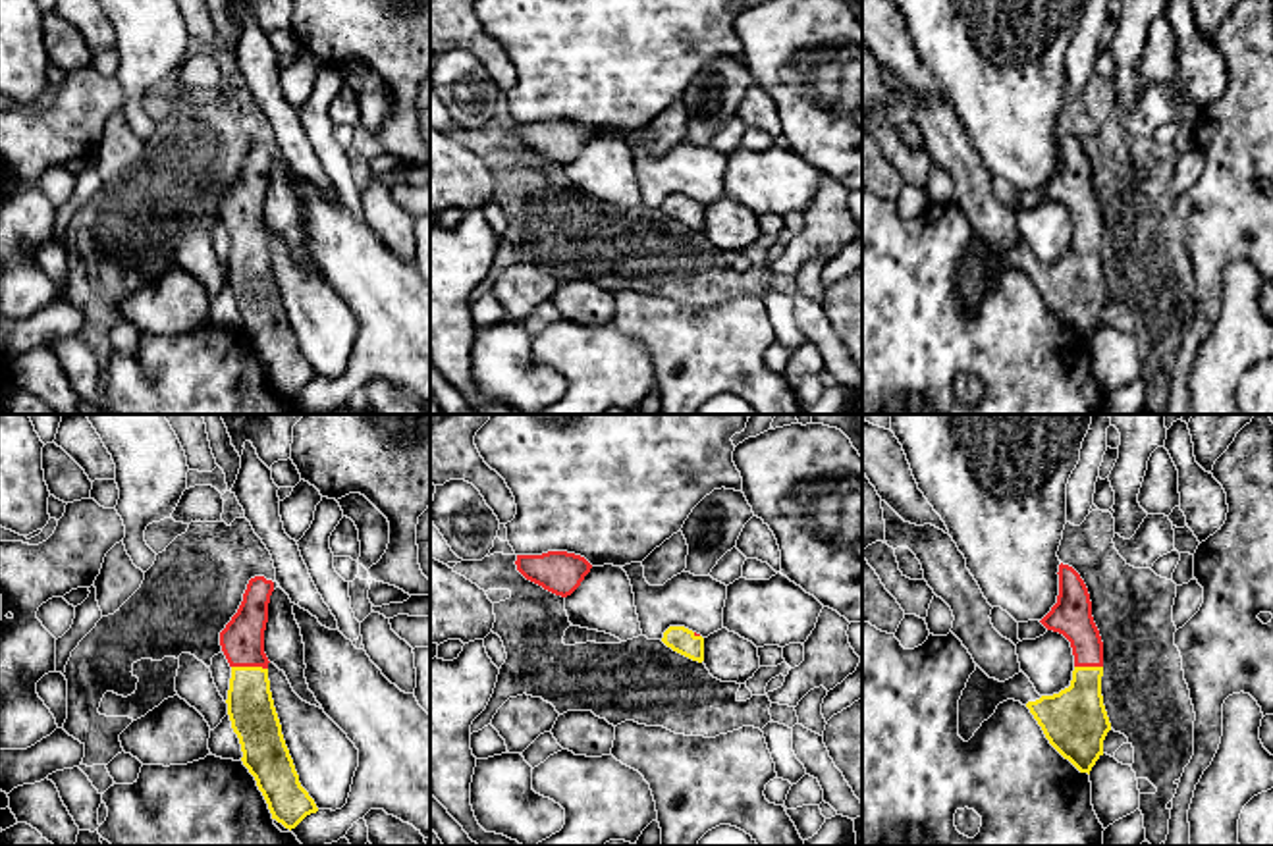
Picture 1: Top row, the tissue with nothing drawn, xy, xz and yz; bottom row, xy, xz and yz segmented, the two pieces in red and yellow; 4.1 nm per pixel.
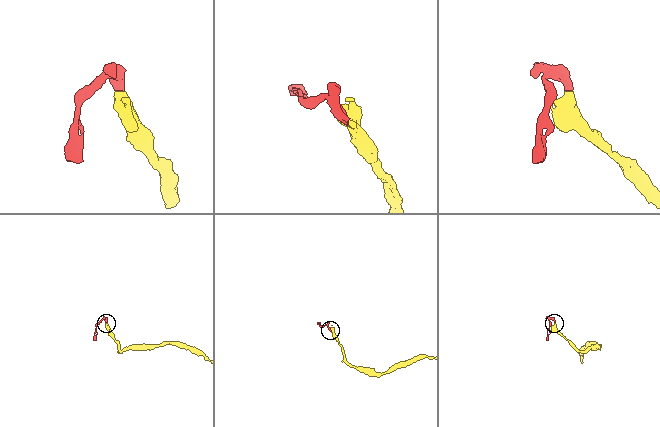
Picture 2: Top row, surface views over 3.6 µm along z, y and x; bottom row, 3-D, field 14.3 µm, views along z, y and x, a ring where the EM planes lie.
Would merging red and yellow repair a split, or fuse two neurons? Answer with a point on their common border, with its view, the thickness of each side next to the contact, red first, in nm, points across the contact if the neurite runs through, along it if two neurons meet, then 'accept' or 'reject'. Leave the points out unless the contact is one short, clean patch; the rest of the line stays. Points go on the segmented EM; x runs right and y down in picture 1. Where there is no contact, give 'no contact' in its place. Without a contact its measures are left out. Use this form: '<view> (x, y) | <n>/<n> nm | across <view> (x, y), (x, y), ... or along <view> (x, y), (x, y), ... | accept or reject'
xy (249, 665) | 180/190 nm | accept

